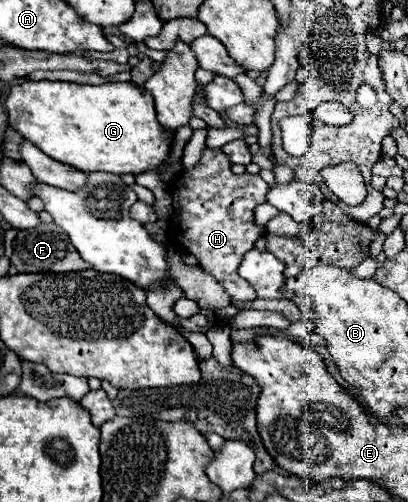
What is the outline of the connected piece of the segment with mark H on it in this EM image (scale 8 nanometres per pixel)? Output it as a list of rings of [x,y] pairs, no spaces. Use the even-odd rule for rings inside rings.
[[[204,147],[202,151],[202,157],[200,161],[196,163],[196,167],[192,169],[184,169],[170,185],[170,195],[172,195],[172,217],[168,221],[168,241],[174,243],[174,245],[180,245],[182,249],[186,249],[188,253],[192,253],[200,267],[212,275],[226,291],[228,295],[234,299],[234,301],[252,301],[256,297],[256,293],[252,291],[250,283],[244,281],[240,275],[238,275],[238,265],[242,261],[242,257],[246,255],[246,251],[254,249],[254,243],[266,233],[264,227],[256,225],[254,221],[254,207],[264,203],[266,201],[266,193],[268,193],[268,183],[260,177],[260,175],[250,175],[250,173],[244,173],[244,175],[234,175],[230,171],[232,163],[228,159],[228,155],[224,155],[222,149],[208,149]]]

